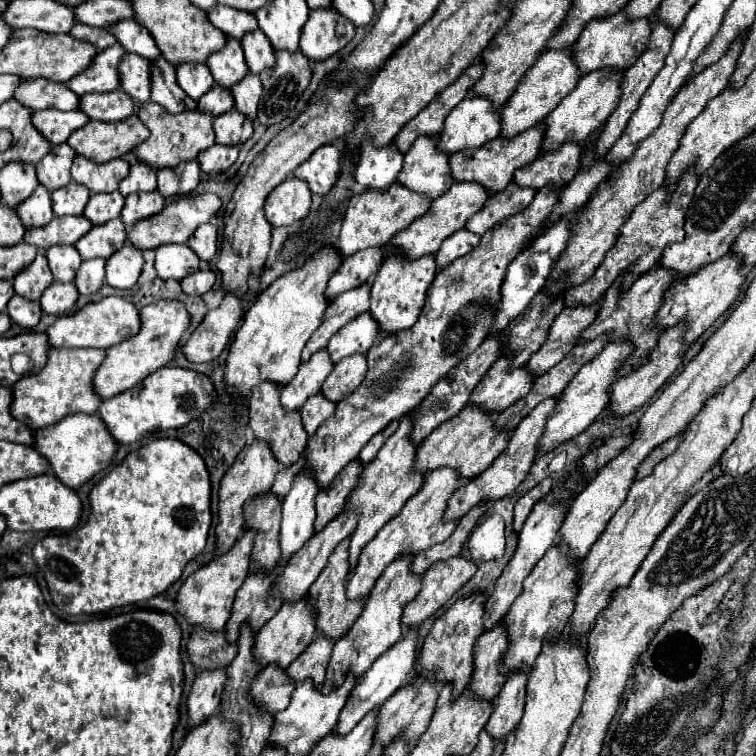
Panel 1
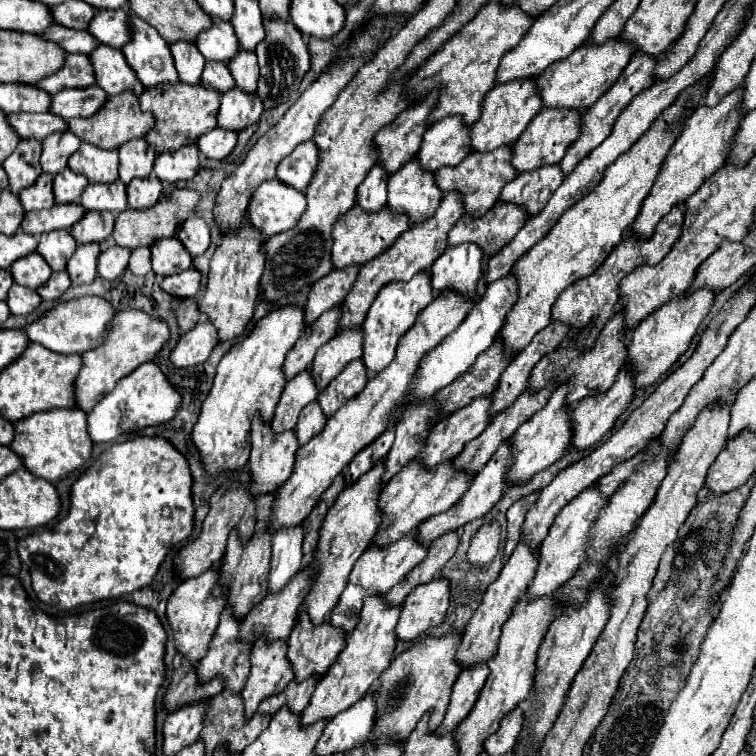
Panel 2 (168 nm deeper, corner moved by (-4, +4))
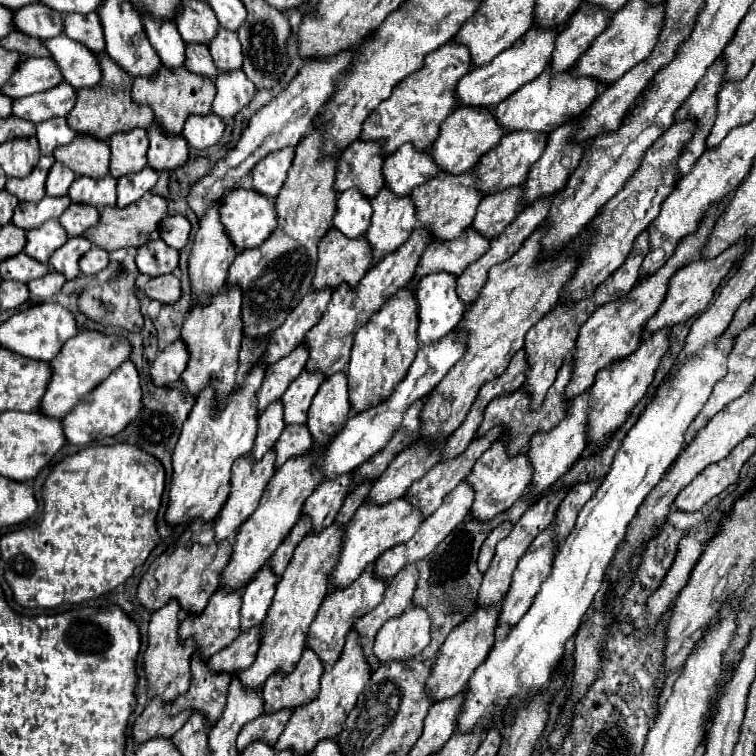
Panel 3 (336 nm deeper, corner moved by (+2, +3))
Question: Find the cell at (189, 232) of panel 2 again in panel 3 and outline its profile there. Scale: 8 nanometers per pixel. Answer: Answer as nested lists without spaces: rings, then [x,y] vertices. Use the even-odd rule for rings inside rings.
[[[168,215],[166,219],[160,221],[158,233],[166,241],[166,245],[170,245],[174,249],[182,249],[188,243],[190,223],[182,215]]]

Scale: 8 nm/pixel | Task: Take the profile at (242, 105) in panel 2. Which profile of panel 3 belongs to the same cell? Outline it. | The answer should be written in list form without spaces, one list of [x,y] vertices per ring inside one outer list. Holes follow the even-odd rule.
[[[242,69],[220,73],[220,77],[216,77],[216,89],[218,93],[212,103],[212,111],[222,119],[232,119],[256,93],[256,87]]]

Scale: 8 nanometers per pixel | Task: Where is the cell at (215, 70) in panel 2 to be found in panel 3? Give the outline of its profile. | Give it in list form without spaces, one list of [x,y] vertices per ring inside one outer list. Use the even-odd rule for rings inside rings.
[[[200,43],[186,45],[184,67],[192,73],[200,73],[200,75],[206,75],[210,79],[216,79],[216,75],[218,75],[216,65],[212,65],[212,57],[208,57],[208,47],[200,45]]]

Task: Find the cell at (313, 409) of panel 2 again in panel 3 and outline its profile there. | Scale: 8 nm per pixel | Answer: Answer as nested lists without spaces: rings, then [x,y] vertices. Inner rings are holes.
[[[288,425],[282,431],[282,435],[276,441],[276,445],[274,445],[274,451],[276,451],[276,463],[274,463],[274,467],[278,469],[288,459],[310,453],[312,445],[314,445],[314,441],[312,441],[312,435],[308,433],[306,425]]]

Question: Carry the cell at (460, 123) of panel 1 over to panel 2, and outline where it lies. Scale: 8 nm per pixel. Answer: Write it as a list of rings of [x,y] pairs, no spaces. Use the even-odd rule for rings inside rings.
[[[446,116],[434,122],[418,150],[420,166],[436,172],[442,166],[460,164],[472,150],[470,140],[472,126],[462,116]]]

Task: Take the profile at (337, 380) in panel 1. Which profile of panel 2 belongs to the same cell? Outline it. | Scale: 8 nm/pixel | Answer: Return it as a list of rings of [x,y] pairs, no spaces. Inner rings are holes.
[[[352,360],[330,384],[328,388],[322,390],[322,394],[318,396],[318,404],[322,406],[322,410],[330,416],[332,412],[336,412],[342,404],[346,404],[348,398],[352,398],[356,392],[360,392],[368,382],[368,370],[364,366],[364,362]]]

